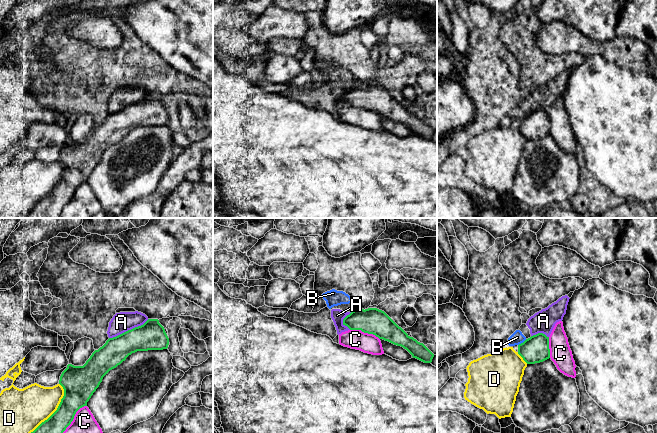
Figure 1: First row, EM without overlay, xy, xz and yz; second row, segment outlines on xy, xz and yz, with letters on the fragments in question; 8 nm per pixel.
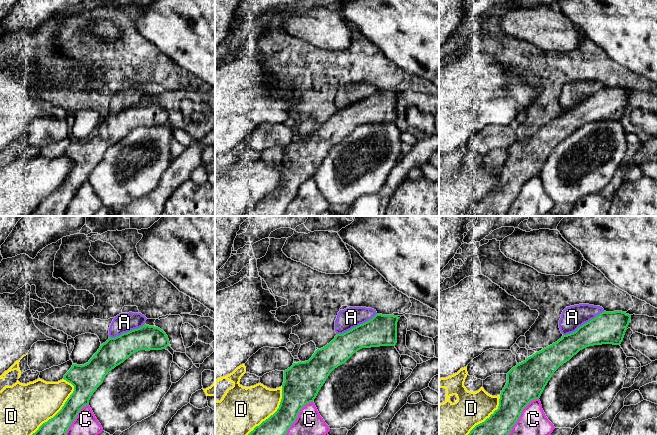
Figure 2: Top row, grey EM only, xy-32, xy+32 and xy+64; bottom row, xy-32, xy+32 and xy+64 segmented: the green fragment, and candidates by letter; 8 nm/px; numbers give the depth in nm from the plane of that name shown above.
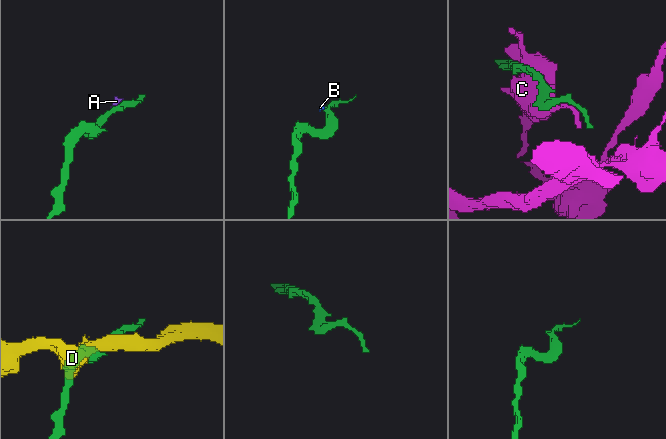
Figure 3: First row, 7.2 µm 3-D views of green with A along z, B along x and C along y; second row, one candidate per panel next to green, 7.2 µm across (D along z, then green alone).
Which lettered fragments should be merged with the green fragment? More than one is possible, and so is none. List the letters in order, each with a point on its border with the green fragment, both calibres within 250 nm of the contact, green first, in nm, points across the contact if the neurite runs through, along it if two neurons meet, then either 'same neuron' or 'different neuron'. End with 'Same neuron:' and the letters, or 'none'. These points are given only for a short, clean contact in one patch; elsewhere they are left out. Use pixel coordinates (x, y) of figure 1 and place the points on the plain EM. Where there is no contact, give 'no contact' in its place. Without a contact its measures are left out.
A: xy (128, 106) | 220/160 nm | different neuron
B: yz (523, 118) | 220/100 nm | along yz (526, 115), (518, 121) | different neuron
C: xy (71, 197) | 220/240 nm | different neuron
D: xy (53, 189) | 240/360 nm | different neuron
Same neuron: none

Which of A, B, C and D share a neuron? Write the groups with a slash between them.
A B / C / D

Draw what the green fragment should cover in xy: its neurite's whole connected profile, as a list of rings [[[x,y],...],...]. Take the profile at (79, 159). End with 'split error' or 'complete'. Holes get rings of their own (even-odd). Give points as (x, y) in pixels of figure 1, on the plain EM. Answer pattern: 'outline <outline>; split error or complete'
outline [[[148,95],[141,102],[128,106],[116,113],[109,114],[102,123],[92,129],[83,142],[68,140],[59,156],[59,160],[64,165],[64,172],[57,186],[31,208],[23,218],[60,218],[63,208],[73,197],[76,188],[80,184],[87,182],[87,178],[99,163],[103,153],[110,146],[120,141],[132,129],[137,127],[163,126],[167,125],[168,121],[169,114],[159,96]]]; complete

